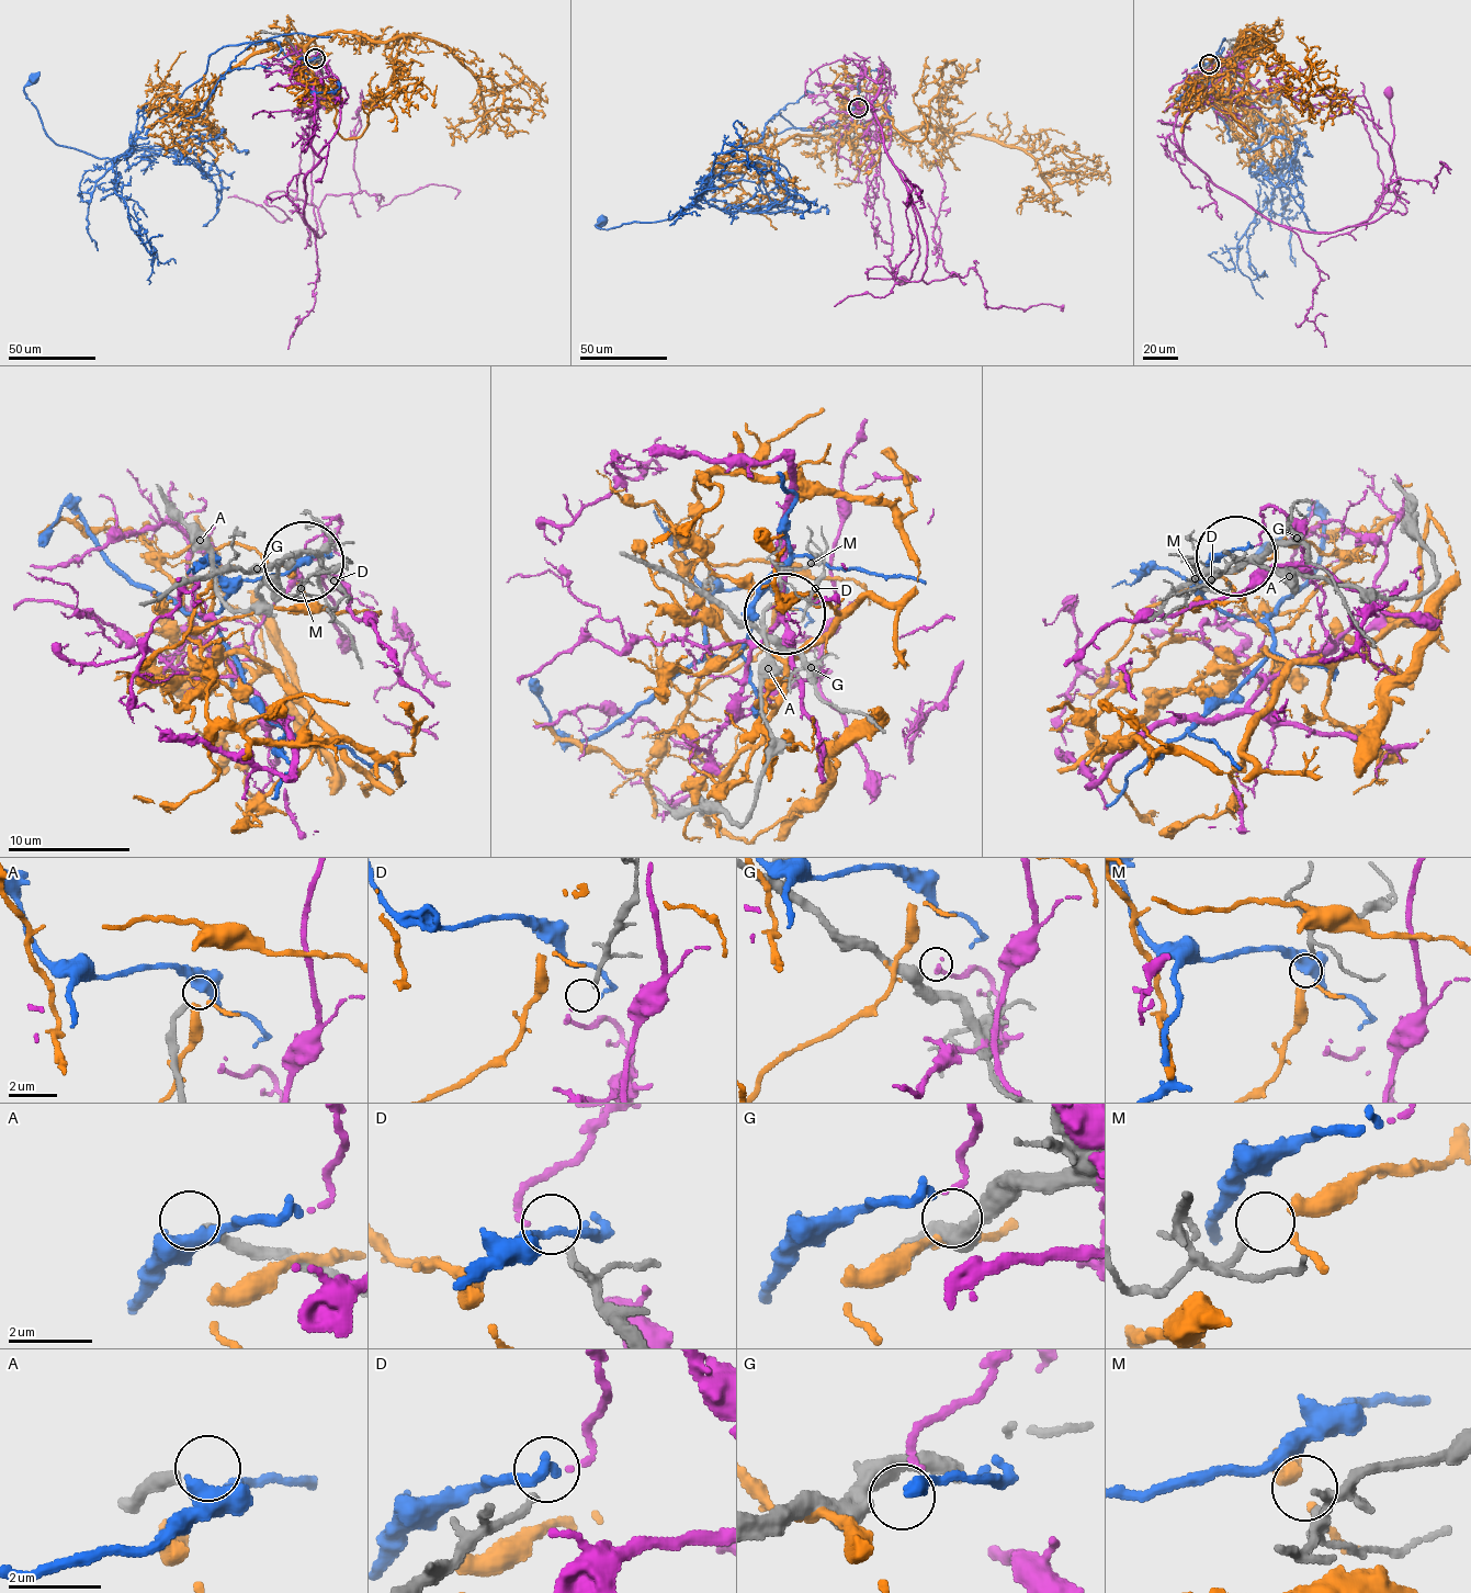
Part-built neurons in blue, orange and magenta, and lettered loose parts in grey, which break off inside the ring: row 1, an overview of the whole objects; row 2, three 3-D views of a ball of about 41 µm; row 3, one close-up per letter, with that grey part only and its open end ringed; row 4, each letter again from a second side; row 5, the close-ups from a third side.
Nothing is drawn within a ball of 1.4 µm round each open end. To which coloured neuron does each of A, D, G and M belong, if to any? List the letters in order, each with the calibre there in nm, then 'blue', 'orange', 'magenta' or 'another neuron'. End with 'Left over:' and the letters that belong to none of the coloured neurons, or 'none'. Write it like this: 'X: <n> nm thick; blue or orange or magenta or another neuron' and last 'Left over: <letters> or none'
A: 260 nm thick; another neuron
D: 160 nm thick; magenta
G: 440 nm thick; another neuron
M: 140 nm thick; orange
Left over: A, G

